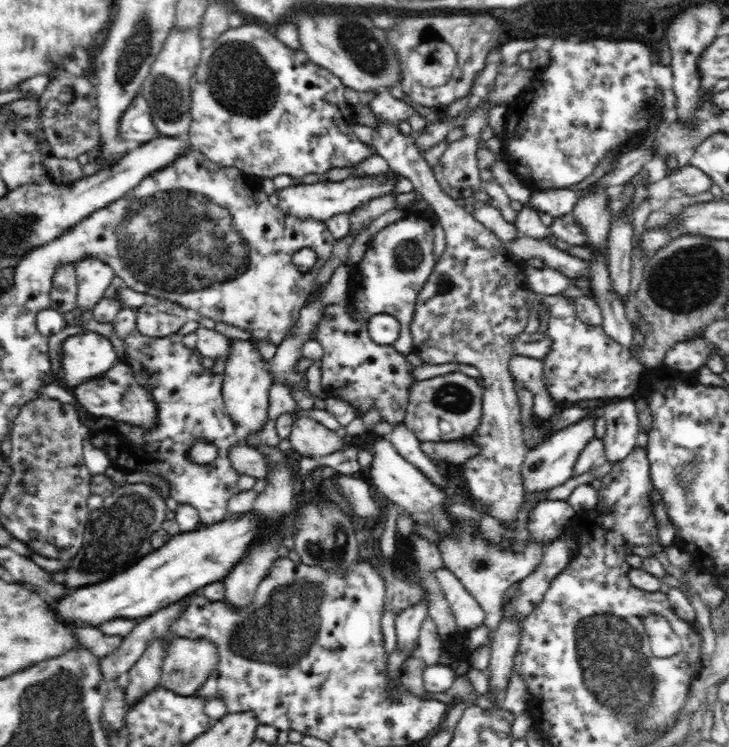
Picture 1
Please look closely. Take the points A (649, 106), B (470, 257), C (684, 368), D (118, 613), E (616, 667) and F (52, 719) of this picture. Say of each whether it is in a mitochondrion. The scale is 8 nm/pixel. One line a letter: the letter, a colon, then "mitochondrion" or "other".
A: other
B: other
C: other
D: other
E: mitochondrion
F: mitochondrion

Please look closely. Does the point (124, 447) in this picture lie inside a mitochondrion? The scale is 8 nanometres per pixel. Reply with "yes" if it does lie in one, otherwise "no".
no

